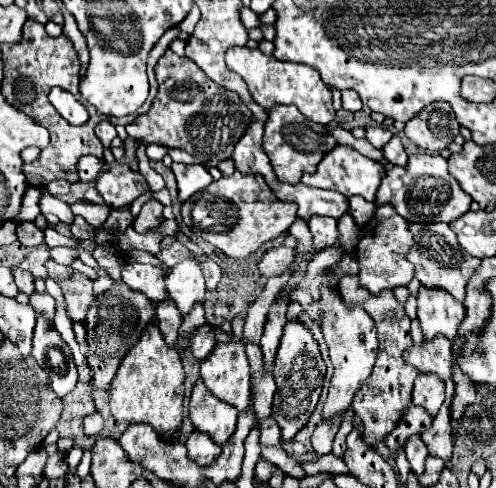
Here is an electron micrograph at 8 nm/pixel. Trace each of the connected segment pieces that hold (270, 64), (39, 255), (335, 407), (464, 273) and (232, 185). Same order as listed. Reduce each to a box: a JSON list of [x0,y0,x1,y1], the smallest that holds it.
[[226,47,336,125],[16,247,50,279],[320,273,378,419],[408,223,480,301],[182,171,296,259]]

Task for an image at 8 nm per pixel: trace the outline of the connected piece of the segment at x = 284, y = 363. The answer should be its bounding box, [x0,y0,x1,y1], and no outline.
[272,319,326,441]

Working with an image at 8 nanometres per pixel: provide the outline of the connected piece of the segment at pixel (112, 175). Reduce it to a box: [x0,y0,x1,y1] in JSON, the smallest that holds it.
[96,163,150,209]

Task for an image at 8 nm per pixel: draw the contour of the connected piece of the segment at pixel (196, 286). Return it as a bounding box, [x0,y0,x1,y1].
[166,259,206,317]

